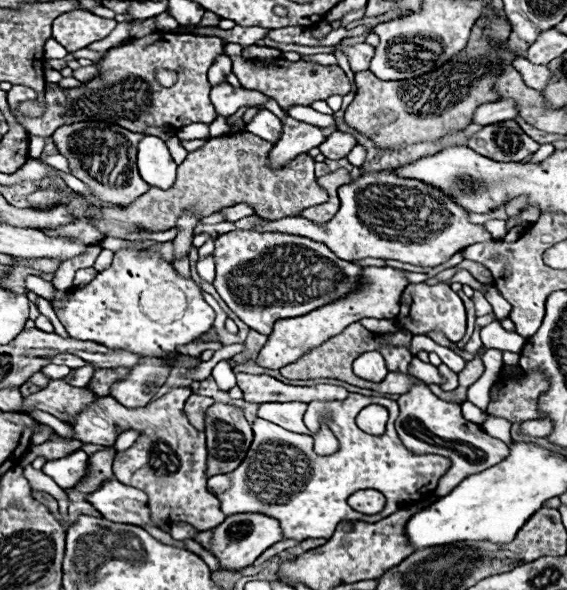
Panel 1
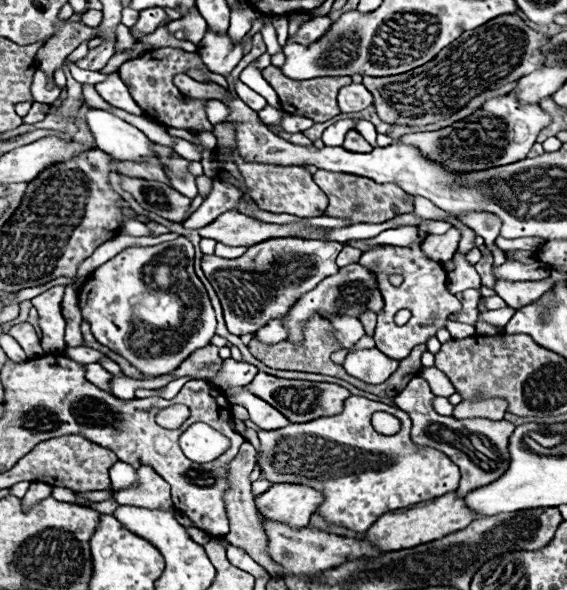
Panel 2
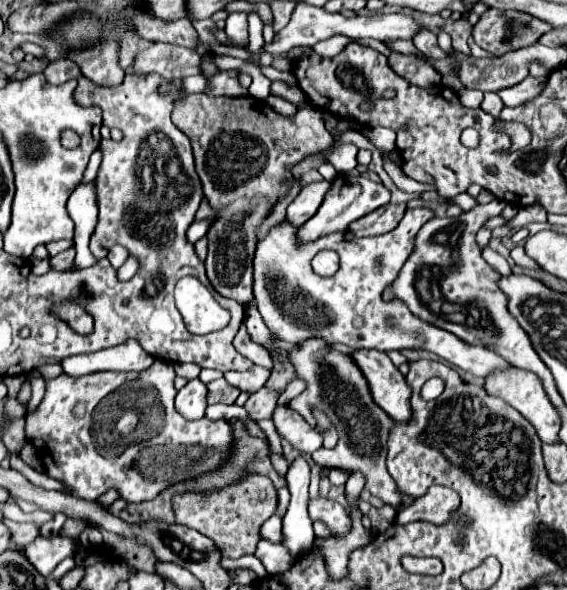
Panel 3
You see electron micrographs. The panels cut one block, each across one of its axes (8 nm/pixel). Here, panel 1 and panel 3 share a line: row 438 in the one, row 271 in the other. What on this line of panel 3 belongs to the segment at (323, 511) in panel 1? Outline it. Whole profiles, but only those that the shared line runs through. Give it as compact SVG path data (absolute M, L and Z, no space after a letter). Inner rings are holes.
M414 208L406 210L398 228L376 238L356 238L350 232L334 232L312 242L298 242L298 226L292 226L288 220L270 228L266 238L258 242L254 256L254 302L270 332L288 344L322 338L328 344L340 342L352 350L428 350L482 378L496 368L506 368L508 362L490 348L470 346L452 332L420 320L406 304L400 304L400 300L382 300L382 290L396 280L396 274L414 252L418 230L432 218L436 218L434 210ZM326 248L340 256L340 270L330 278L314 274L310 266L310 260Z

